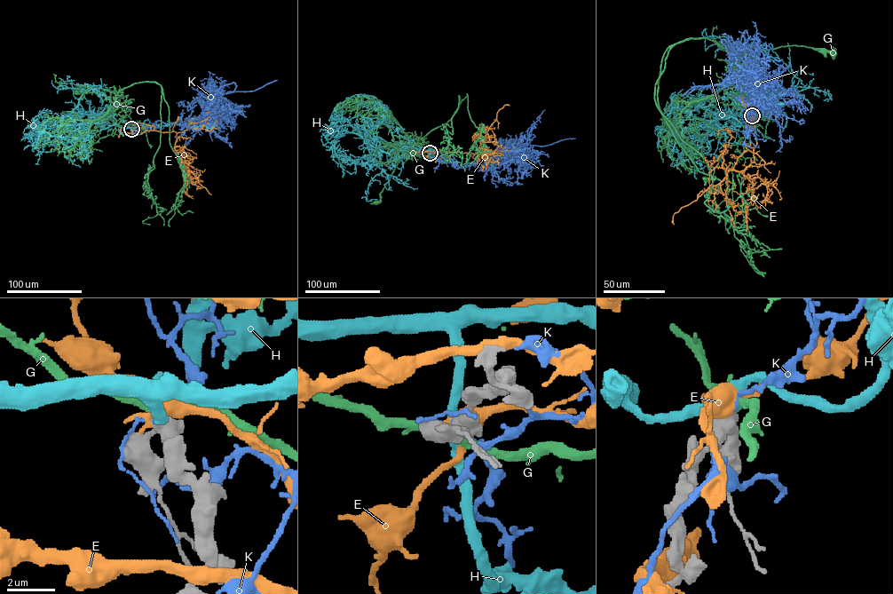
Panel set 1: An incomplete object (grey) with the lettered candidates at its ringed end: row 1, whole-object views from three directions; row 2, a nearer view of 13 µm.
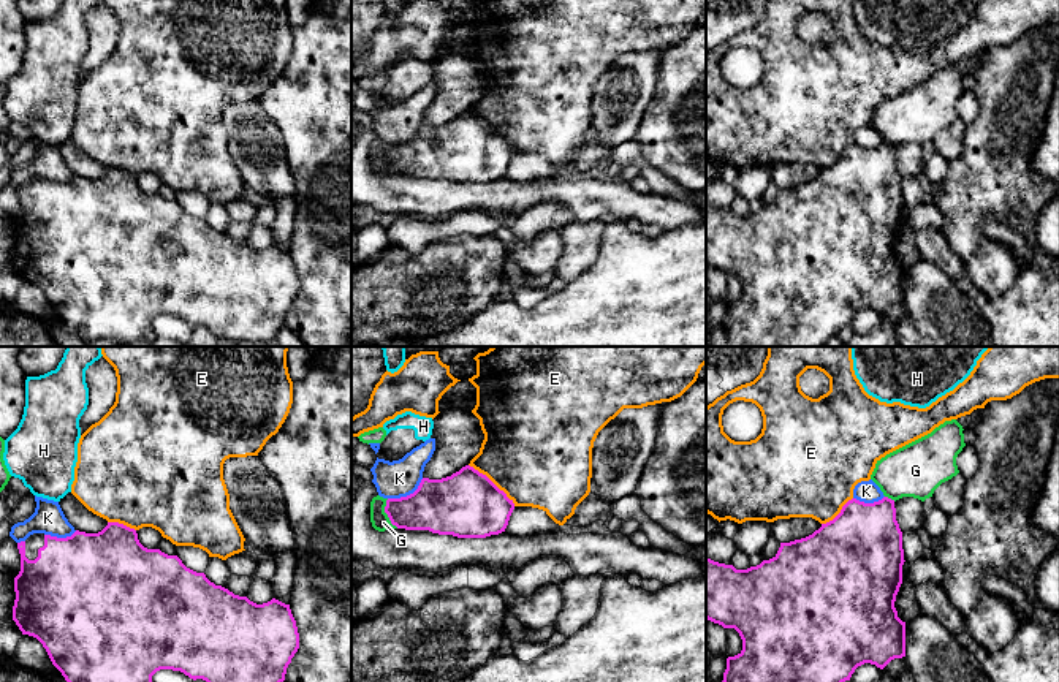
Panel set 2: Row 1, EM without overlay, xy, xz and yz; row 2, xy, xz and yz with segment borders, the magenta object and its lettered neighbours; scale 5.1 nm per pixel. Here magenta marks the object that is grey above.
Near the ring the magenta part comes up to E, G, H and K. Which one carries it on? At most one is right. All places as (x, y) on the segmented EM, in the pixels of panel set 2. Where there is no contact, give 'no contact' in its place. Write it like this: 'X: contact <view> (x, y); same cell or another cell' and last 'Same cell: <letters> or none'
E: contact xz (491, 481); another cell
G: contact xz (387, 513); another cell
H: no contact; same cell
K: contact xz (407, 496); another cell
Same cell: H

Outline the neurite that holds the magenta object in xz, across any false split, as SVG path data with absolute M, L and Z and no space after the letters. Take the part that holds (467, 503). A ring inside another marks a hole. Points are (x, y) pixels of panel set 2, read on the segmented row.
M470 465L442 479L423 478L413 494L388 498L385 506L397 529L457 538L486 538L505 532L513 510L513 500Z

